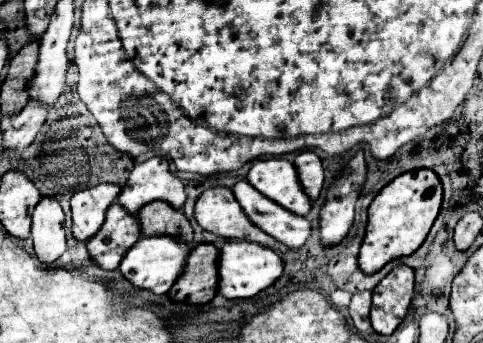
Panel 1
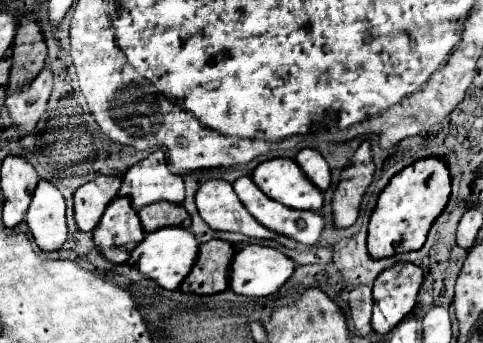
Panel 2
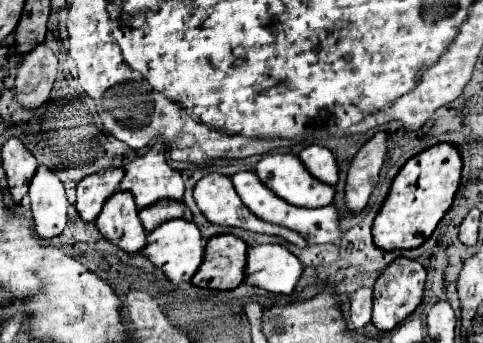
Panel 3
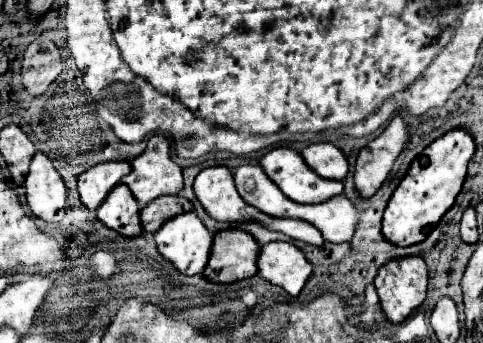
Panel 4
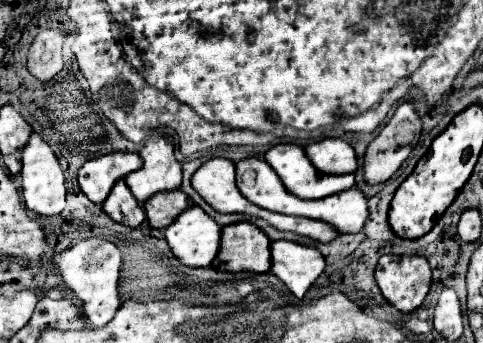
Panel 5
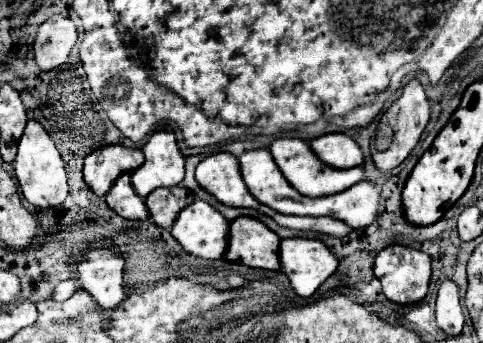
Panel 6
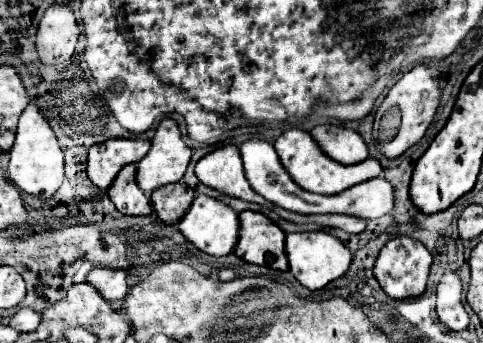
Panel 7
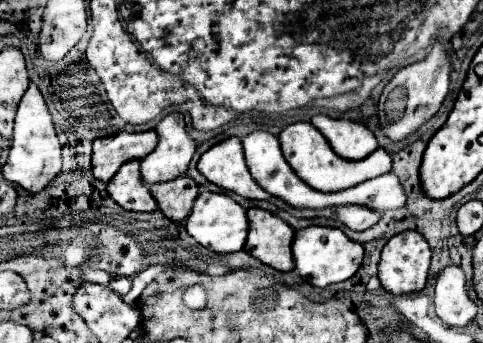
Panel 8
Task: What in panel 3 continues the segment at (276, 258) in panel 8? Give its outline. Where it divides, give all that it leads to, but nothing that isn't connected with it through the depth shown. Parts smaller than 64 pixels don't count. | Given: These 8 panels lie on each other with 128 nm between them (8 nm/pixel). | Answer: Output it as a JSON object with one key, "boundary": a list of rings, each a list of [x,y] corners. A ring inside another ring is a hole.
{"boundary":[[[220,234],[208,240],[204,264],[198,268],[192,284],[200,288],[232,290],[244,282],[248,246],[234,234]]]}

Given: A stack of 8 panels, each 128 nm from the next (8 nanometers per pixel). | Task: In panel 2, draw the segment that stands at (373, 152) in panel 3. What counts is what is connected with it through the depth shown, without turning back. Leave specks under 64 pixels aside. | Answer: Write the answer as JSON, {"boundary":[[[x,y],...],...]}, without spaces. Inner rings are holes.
{"boundary":[[[364,140],[356,154],[352,156],[350,166],[342,170],[342,180],[338,182],[332,208],[334,208],[334,224],[338,228],[348,228],[356,222],[362,196],[370,186],[374,176],[374,160],[370,140]]]}

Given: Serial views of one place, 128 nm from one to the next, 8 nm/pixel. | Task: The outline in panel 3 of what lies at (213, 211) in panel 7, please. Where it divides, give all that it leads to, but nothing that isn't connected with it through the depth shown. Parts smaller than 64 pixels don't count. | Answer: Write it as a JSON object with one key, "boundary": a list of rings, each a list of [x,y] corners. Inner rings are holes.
{"boundary":[[[168,220],[168,222],[164,222],[162,226],[158,226],[156,230],[152,230],[148,234],[146,246],[144,246],[144,254],[152,260],[154,266],[164,270],[164,274],[174,284],[180,284],[180,282],[192,280],[192,276],[200,268],[206,242],[208,240],[200,234],[200,230],[198,230],[198,226],[194,222],[188,222],[188,220]]]}

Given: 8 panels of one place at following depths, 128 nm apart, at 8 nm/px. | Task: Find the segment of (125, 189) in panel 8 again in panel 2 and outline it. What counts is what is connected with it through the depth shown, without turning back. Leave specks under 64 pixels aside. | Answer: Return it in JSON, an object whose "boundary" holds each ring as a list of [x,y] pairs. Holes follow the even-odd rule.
{"boundary":[[[118,196],[112,200],[112,204],[108,204],[100,224],[92,230],[92,234],[98,250],[112,264],[126,262],[132,250],[144,240],[144,228],[128,196]]]}

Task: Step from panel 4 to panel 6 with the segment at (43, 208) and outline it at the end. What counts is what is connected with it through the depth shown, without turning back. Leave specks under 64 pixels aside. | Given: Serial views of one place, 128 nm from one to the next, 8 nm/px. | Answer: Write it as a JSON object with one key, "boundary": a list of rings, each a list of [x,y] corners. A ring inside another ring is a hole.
{"boundary":[[[28,120],[22,138],[18,140],[18,154],[14,160],[14,172],[20,184],[20,190],[24,198],[34,204],[36,208],[48,208],[48,206],[58,206],[64,202],[68,194],[68,184],[66,184],[66,172],[64,172],[64,160],[52,142],[50,134],[42,128],[40,122]]]}

